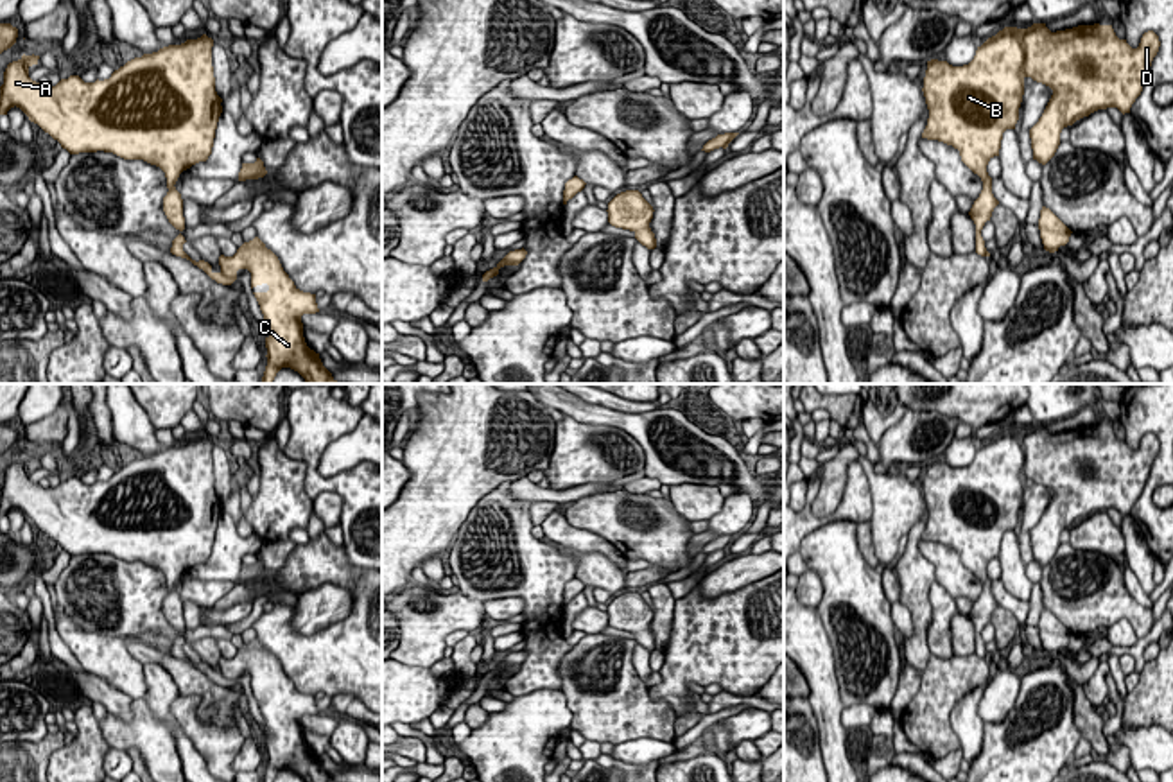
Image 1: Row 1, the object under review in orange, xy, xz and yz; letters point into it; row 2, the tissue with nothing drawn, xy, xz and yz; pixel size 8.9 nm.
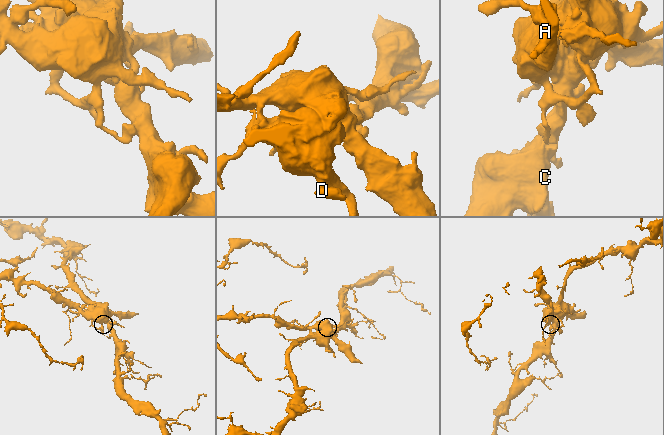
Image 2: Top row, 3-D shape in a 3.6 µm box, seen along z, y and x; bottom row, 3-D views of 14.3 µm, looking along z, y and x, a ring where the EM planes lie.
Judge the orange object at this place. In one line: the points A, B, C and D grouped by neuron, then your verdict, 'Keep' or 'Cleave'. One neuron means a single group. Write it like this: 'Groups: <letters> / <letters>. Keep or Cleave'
Groups: A B / C D. Cleave

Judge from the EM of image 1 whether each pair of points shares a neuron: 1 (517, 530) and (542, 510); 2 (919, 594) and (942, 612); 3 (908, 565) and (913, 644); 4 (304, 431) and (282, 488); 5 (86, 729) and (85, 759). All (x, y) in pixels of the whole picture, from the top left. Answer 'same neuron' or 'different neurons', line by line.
1: different neurons
2: different neurons
3: same neuron
4: different neurons
5: same neuron

